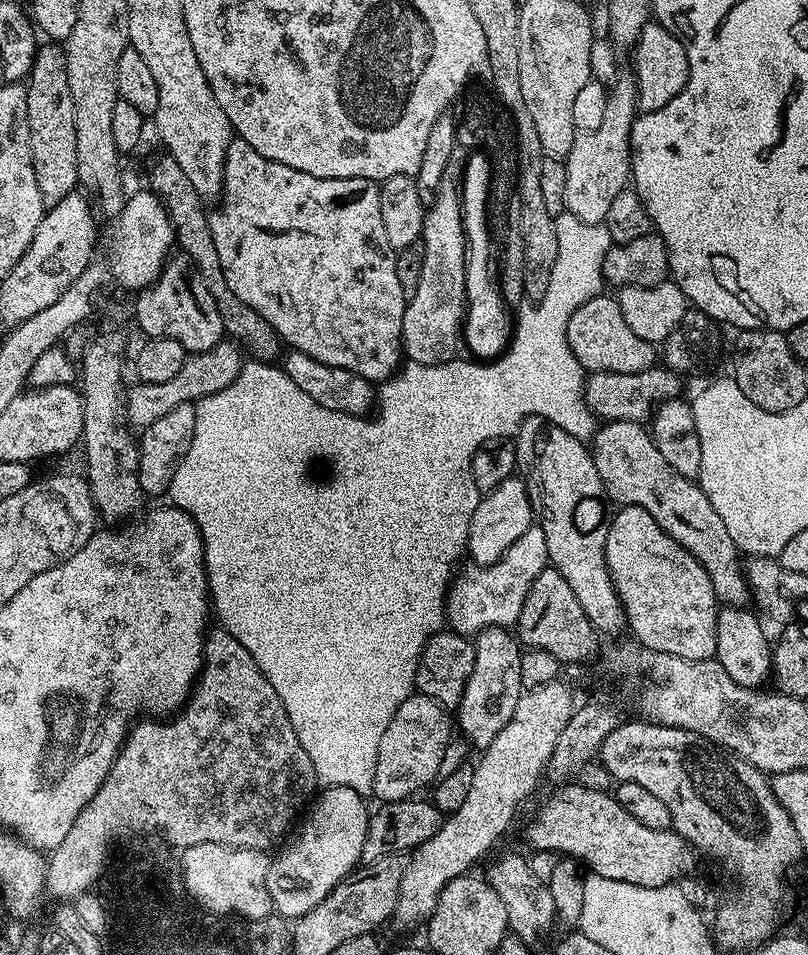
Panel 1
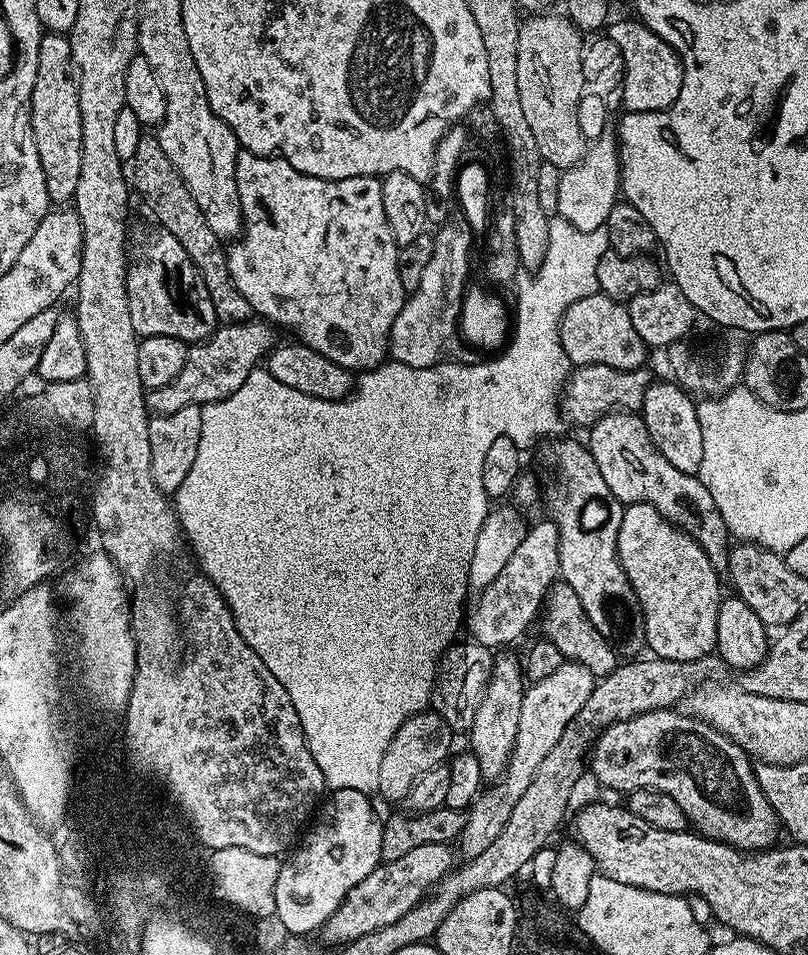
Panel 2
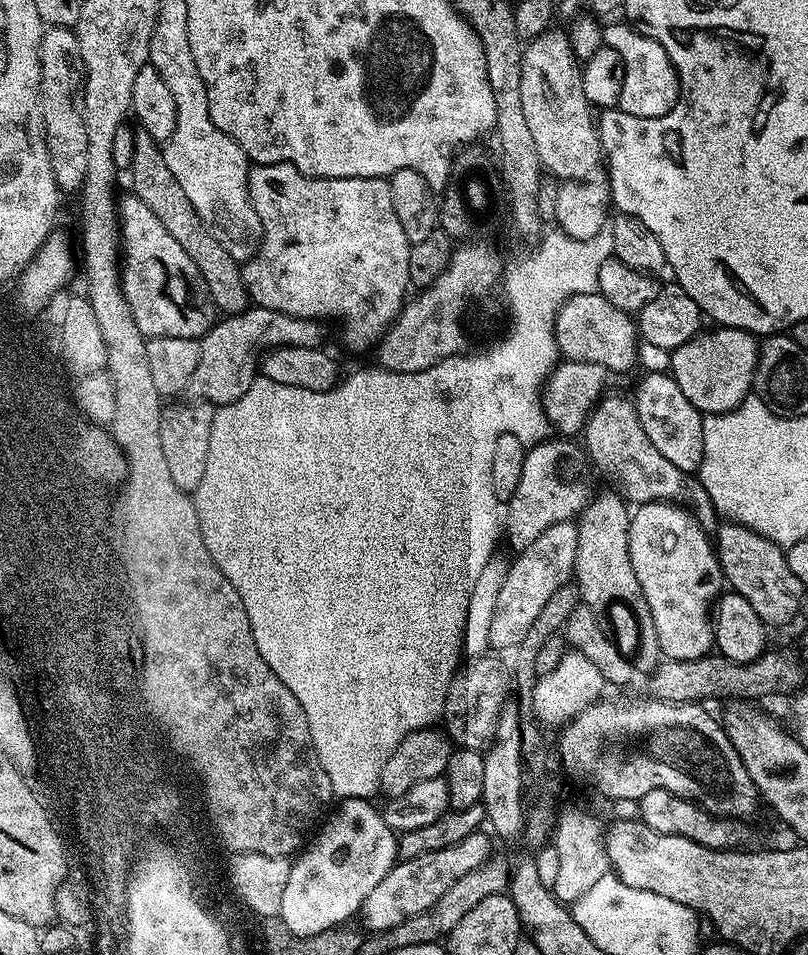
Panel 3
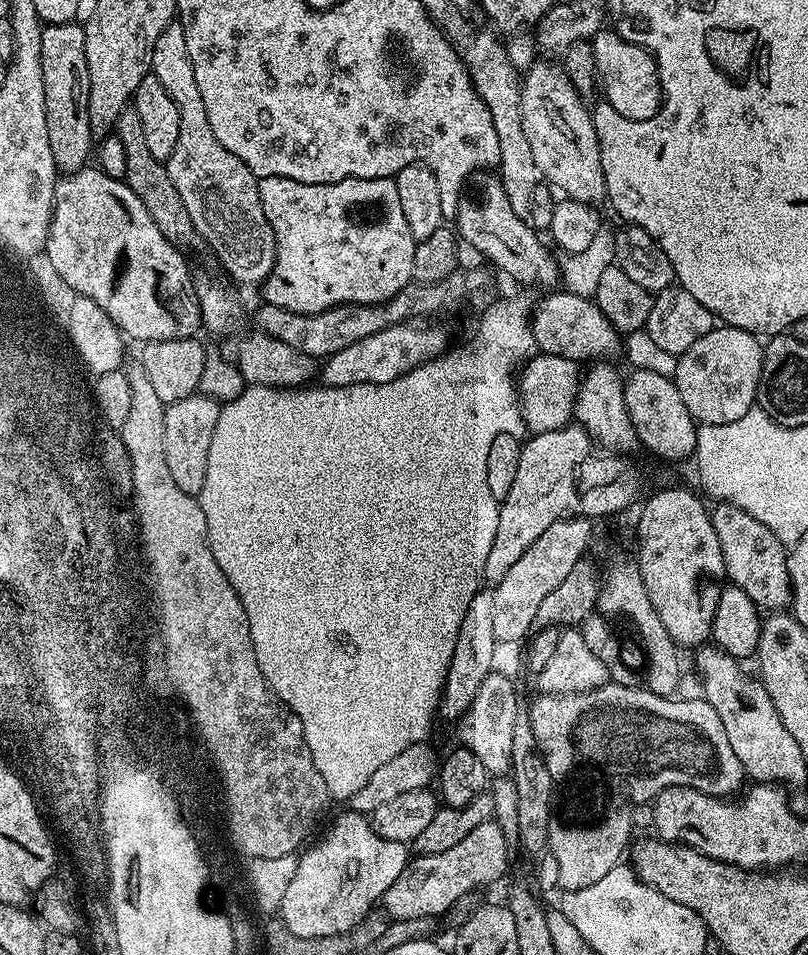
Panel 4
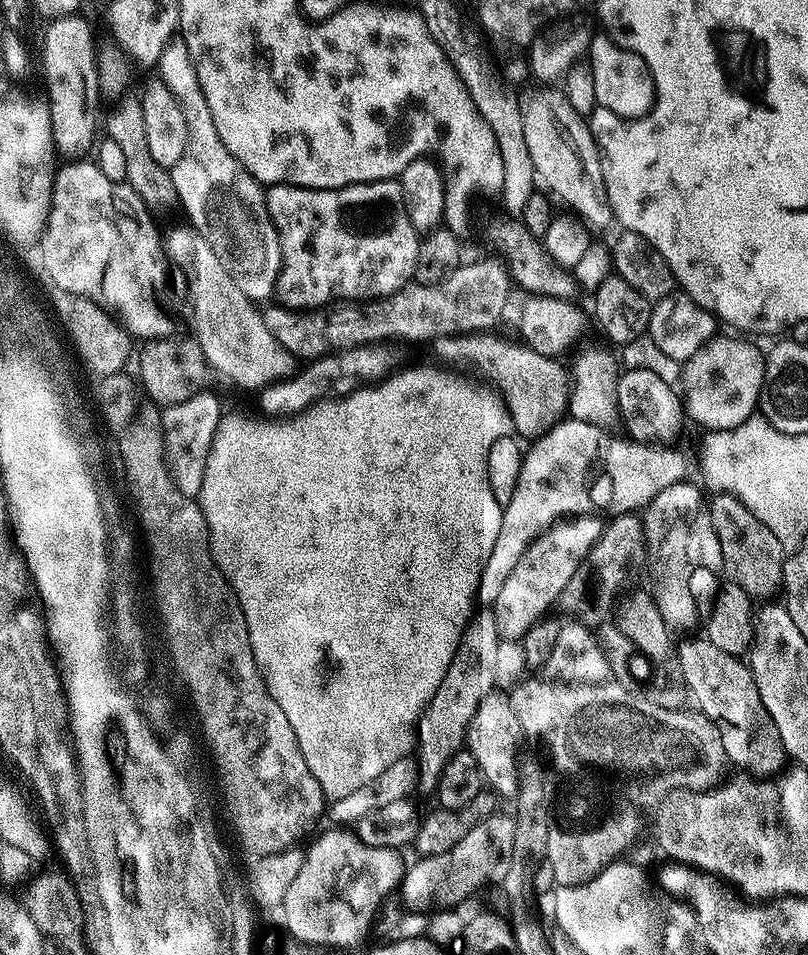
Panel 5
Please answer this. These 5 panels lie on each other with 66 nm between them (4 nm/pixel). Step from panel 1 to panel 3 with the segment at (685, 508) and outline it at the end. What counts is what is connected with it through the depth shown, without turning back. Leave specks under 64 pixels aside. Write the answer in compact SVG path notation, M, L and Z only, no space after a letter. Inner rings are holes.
M612 395L601 396L595 408L588 413L588 420L584 424L582 444L591 463L595 467L597 464L602 471L609 472L620 482L619 491L625 501L639 506L655 500L667 500L670 504L688 509L705 532L715 533L718 513L702 482L693 473L678 470L678 466L668 461L655 448L654 442L646 438L646 430L642 430L642 422L638 422L635 403L629 397L627 400L624 396Z

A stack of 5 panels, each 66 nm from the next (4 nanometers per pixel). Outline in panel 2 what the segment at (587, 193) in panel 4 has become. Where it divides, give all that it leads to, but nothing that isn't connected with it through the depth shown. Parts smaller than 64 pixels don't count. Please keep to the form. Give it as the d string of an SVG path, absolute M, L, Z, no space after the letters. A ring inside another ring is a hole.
M532 14L521 23L518 34L518 95L522 98L522 111L526 113L526 123L534 133L534 142L538 142L540 159L545 164L567 170L576 167L586 151L586 139L578 126L579 100L585 91L583 76L583 54L585 41L582 33L567 15Z

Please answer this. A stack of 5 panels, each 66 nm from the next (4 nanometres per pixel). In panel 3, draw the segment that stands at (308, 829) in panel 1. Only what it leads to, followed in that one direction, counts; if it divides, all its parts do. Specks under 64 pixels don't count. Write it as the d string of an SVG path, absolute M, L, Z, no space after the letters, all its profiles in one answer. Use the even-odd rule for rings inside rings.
M344 798L339 803L335 805L336 813L327 817L328 825L315 833L316 841L314 836L292 860L279 917L294 935L320 935L323 931L347 925L351 921L348 919L359 913L370 890L374 890L398 863L398 836L387 825L383 811L375 808L368 798Z

